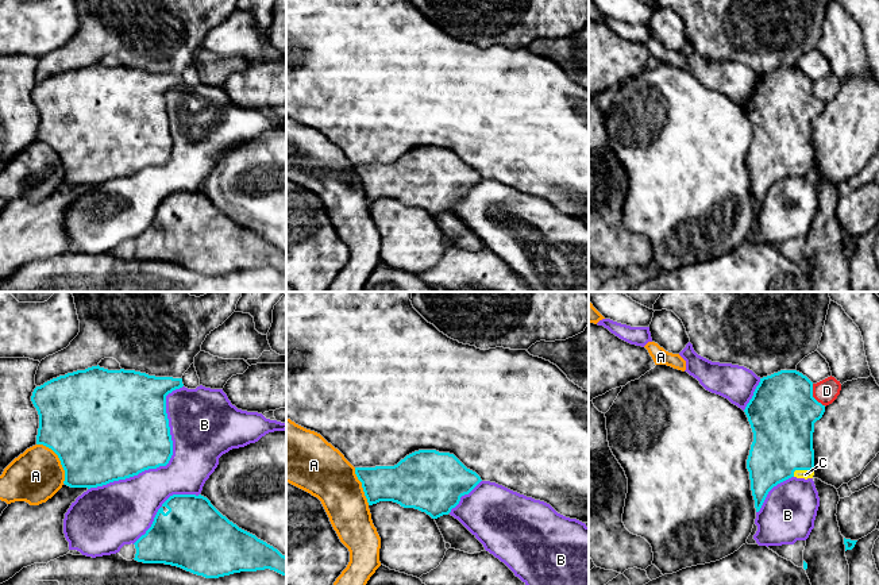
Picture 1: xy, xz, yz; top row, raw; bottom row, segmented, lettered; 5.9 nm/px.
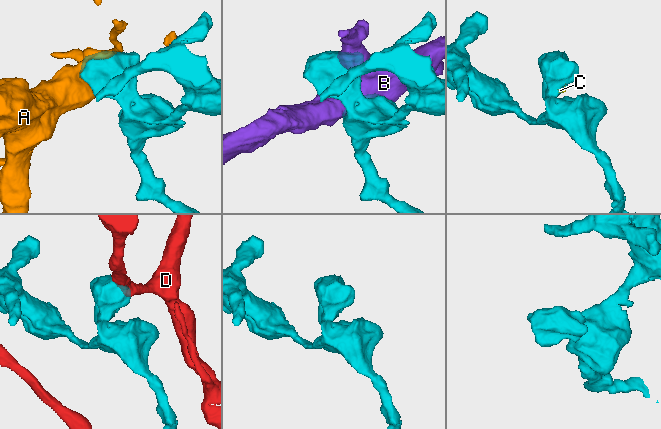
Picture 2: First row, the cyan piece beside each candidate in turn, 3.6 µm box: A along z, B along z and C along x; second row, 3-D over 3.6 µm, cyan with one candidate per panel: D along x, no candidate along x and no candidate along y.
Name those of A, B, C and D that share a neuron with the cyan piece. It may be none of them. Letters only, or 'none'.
C

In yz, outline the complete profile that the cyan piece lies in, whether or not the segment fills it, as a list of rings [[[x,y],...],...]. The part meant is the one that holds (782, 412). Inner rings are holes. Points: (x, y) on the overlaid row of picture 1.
[[[797,370],[760,378],[744,409],[753,432],[747,459],[756,512],[768,492],[791,478],[813,478],[814,423],[825,405],[813,397],[813,382]]]

